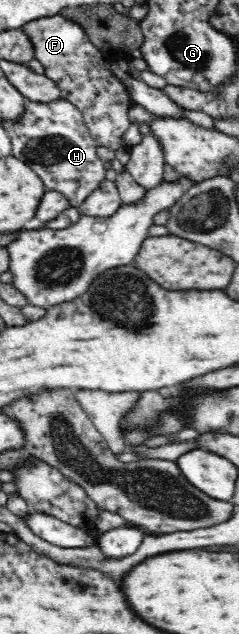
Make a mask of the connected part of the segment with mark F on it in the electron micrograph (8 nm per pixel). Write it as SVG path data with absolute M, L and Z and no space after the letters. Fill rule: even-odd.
M63 16L39 18L39 20L28 22L25 26L22 26L22 29L33 45L34 58L43 65L44 75L57 84L61 99L72 102L81 111L83 120L97 146L112 148L114 151L124 146L123 134L127 132L130 125L128 110L133 105L133 102L131 102L131 97L127 95L128 91L125 89L124 84L117 80L115 75L109 71L109 67L107 67L111 57L103 54L103 51L88 39L79 24L65 20Z

